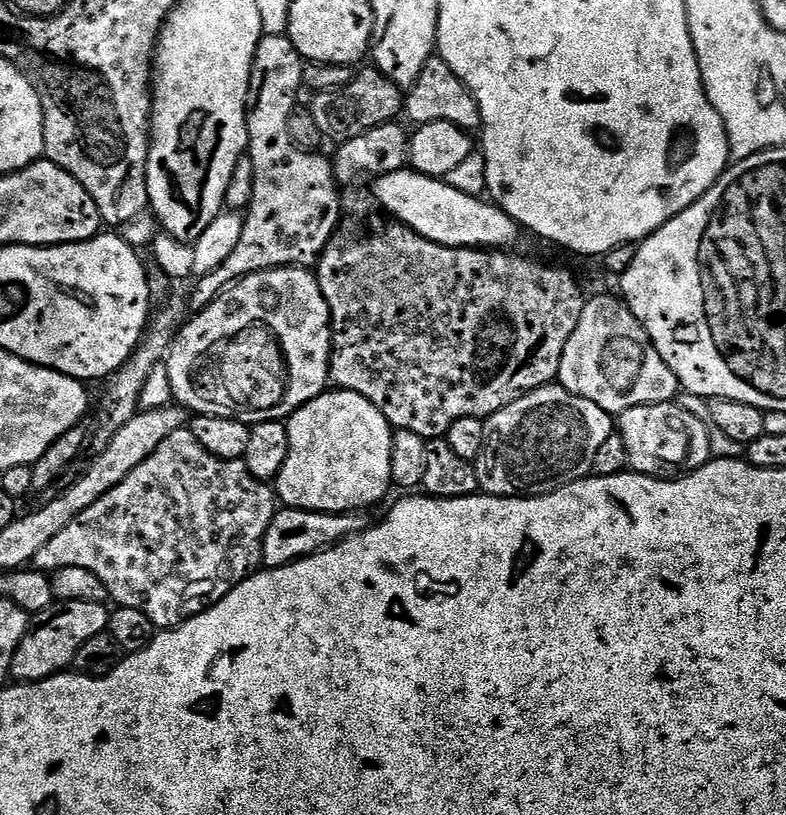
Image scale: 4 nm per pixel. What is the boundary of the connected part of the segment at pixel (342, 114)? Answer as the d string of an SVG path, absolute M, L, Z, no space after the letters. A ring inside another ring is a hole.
M375 66L363 68L353 75L345 88L337 92L318 92L311 97L310 111L314 114L314 122L318 122L318 130L322 130L325 141L353 140L366 134L366 130L374 130L374 126L393 123L399 117L396 115L405 111L406 96L401 88L383 76Z

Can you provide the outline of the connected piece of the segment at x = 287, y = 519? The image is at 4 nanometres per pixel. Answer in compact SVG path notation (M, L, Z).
M281 507L275 513L270 526L264 531L264 568L281 568L301 560L304 556L313 556L323 548L330 548L339 540L353 536L356 532L364 531L366 521L360 514L337 514L335 512L307 512L305 508Z

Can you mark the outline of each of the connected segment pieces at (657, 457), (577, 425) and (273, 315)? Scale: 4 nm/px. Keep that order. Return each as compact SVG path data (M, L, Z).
M676 402L634 406L630 410L619 413L618 434L622 438L622 442L626 442L629 469L640 473L642 476L679 478L687 472L697 472L701 466L707 464L714 456L709 425L681 408L679 403Z
M549 386L534 390L530 394L518 398L518 402L506 406L501 412L496 412L484 420L484 445L482 446L482 454L474 462L476 473L478 474L478 482L480 483L480 492L489 496L545 496L562 486L570 486L574 482L591 477L592 467L594 466L594 454L598 454L598 449L602 446L602 442L606 442L606 438L613 435L613 432L613 417L609 413L603 412L598 406L594 406L594 402L590 402L581 396L570 394L566 389L559 386Z
M271 268L268 272L255 272L232 285L227 292L218 297L210 306L195 313L181 328L179 336L172 344L172 350L166 357L168 384L172 387L172 396L179 407L196 416L217 416L230 418L249 426L278 420L287 421L306 402L318 398L329 387L332 371L332 311L328 309L326 298L320 289L320 282L308 268Z

